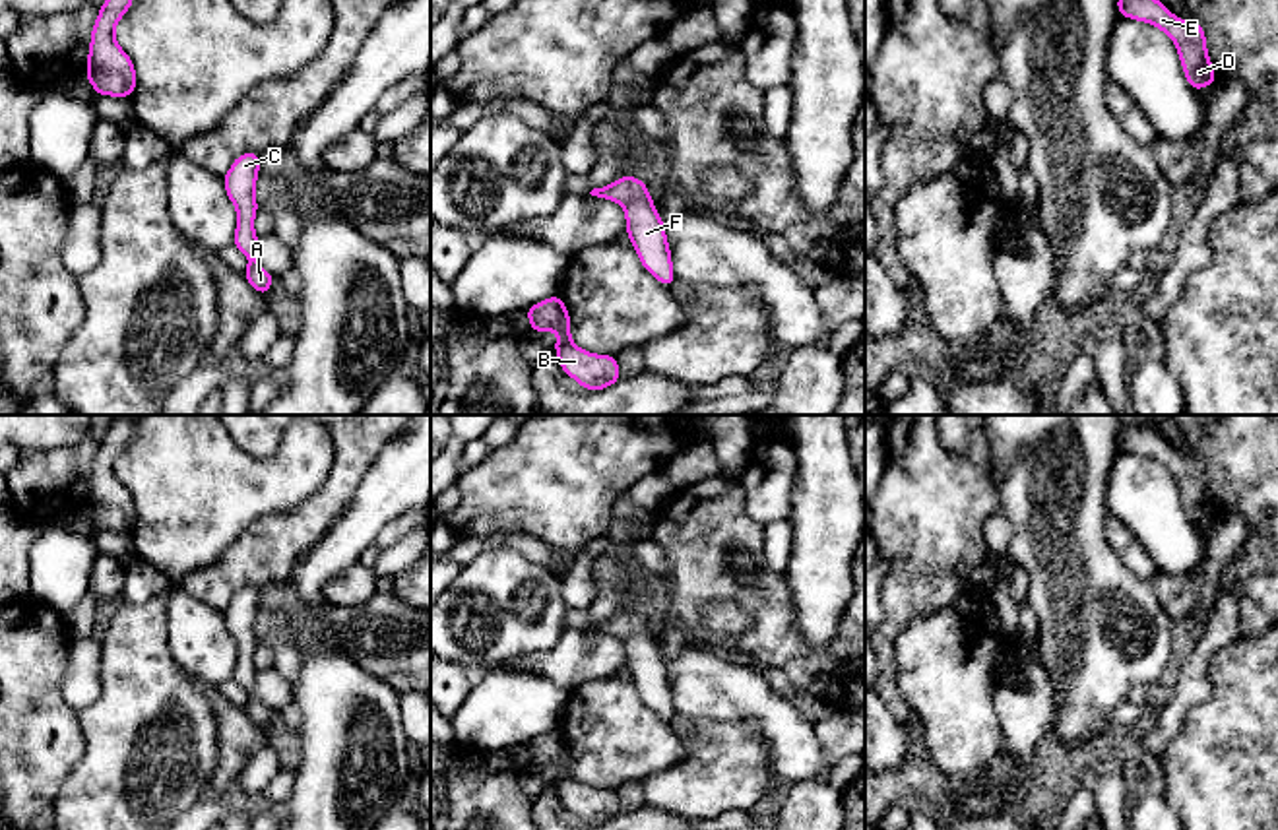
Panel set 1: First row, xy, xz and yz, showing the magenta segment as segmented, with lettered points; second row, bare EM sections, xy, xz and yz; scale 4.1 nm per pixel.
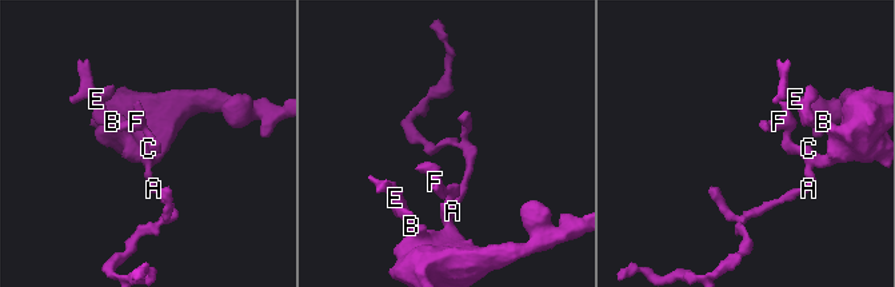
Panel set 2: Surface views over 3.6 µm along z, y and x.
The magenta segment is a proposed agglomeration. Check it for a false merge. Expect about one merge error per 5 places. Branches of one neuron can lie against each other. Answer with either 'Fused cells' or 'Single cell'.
Single cell

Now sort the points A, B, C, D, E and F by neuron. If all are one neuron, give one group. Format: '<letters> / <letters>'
A B C D E F

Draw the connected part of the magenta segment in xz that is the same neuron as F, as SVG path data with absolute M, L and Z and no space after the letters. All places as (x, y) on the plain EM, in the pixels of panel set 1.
M623 611L605 622L593 622L591 630L613 634L624 642L626 669L630 671L642 700L663 719L677 712L671 700L671 685L665 661L648 628L646 617Z

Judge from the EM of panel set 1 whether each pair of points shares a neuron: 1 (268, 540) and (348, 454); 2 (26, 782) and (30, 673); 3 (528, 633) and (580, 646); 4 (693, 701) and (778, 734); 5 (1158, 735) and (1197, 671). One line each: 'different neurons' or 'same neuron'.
1: same neuron
2: same neuron
3: different neurons
4: same neuron
5: same neuron

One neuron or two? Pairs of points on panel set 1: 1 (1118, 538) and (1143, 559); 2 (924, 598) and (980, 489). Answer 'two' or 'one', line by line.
1: one
2: one

